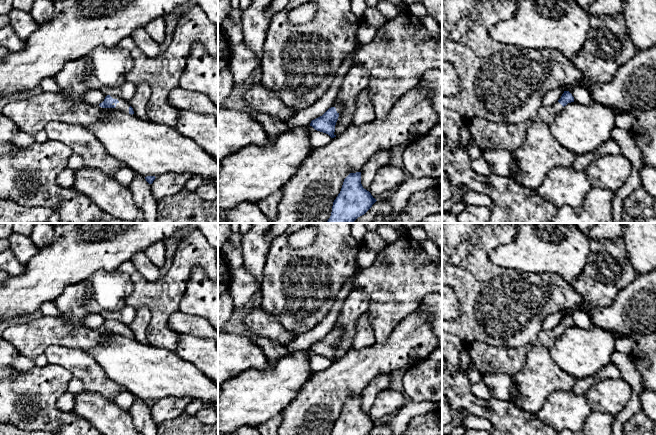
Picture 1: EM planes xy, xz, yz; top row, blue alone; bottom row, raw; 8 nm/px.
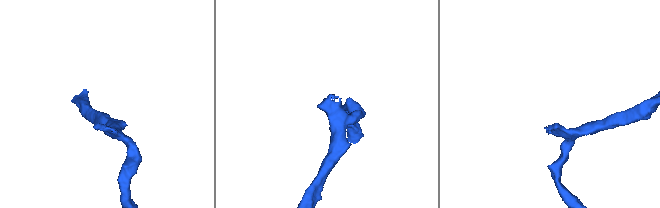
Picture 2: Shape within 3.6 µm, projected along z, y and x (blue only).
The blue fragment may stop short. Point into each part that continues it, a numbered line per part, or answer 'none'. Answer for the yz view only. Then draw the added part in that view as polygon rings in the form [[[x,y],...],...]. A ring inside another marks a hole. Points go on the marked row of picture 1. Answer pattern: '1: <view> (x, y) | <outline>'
1: yz (546, 114) | [[[558,101],[551,106],[543,105],[538,111],[536,121],[541,121],[549,125],[562,110],[563,106]]]

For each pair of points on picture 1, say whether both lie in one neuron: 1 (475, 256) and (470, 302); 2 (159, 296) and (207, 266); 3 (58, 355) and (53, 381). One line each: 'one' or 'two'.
1: one
2: one
3: two

